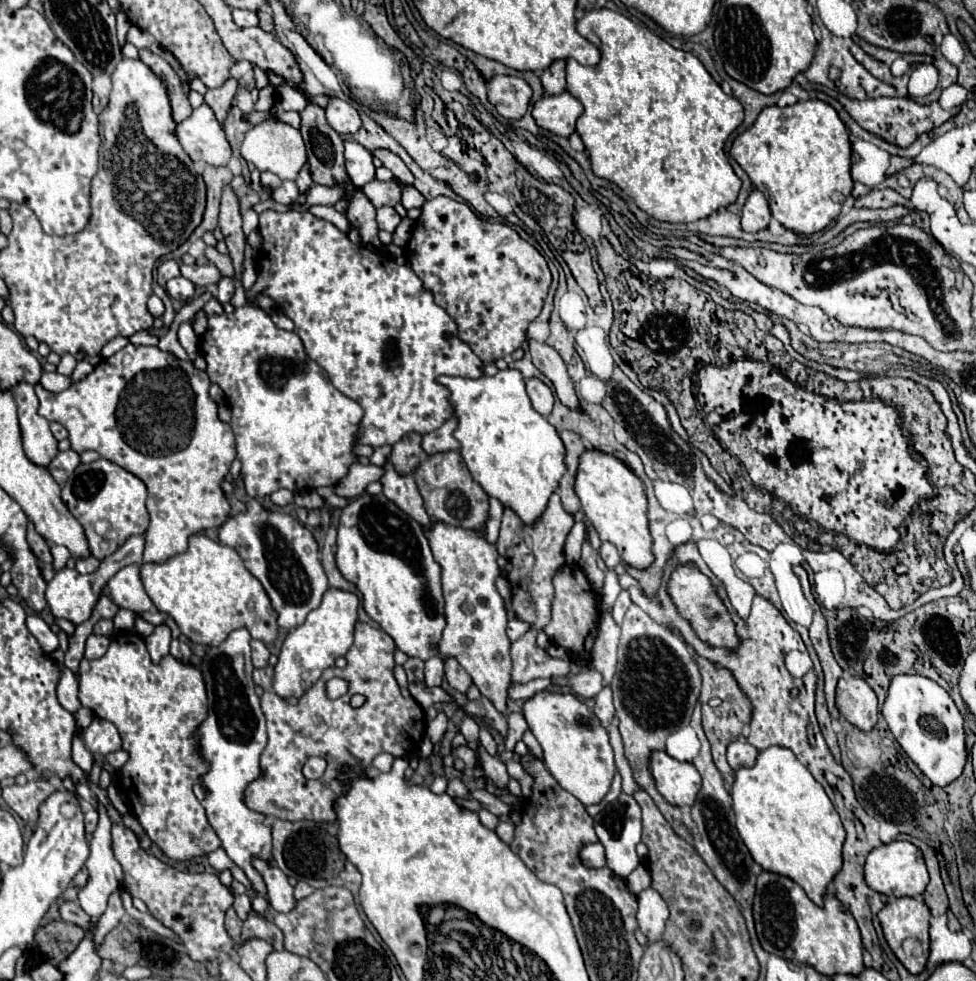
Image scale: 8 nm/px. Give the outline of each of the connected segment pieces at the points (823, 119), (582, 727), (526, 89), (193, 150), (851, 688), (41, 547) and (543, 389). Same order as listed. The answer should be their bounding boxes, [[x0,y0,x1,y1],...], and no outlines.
[[729,100,853,236],[523,690,615,806],[487,76,531,120],[177,104,231,166],[837,674,877,730],[27,522,53,562],[525,378,555,416]]

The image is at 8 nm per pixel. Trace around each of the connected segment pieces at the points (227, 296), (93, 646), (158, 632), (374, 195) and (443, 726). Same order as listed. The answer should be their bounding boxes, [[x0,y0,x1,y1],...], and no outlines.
[[217,278,235,304],[85,634,109,658],[145,624,171,662],[363,180,401,208],[427,714,447,744]]

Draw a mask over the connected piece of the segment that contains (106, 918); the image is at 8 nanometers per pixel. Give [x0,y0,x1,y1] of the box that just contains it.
[93,892,123,948]

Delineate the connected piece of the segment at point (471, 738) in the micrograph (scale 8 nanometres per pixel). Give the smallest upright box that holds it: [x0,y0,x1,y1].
[461,718,479,752]

